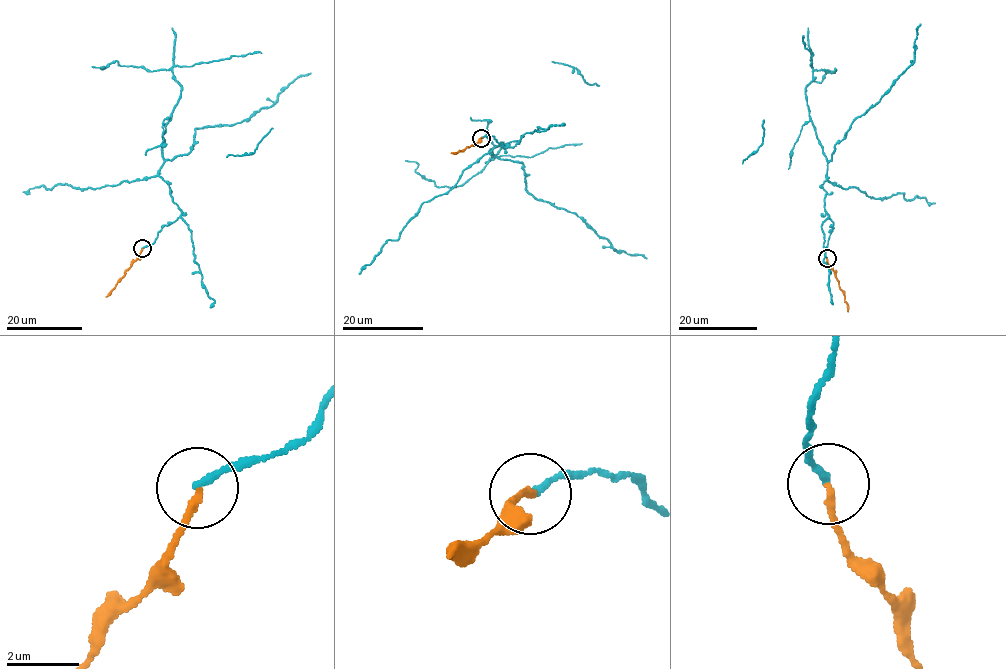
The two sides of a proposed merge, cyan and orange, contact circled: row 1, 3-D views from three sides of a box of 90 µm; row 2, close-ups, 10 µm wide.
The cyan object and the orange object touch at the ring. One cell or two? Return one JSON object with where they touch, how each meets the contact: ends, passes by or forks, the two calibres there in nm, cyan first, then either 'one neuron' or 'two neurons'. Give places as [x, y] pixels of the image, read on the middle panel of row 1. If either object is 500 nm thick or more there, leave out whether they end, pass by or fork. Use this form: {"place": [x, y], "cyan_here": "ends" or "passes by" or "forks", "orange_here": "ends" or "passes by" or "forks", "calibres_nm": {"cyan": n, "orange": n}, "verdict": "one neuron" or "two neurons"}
{"place": [481, 138], "cyan_here": "ends", "orange_here": "ends", "calibres_nm": {"cyan": 190, "orange": 180}, "verdict": "one neuron"}

